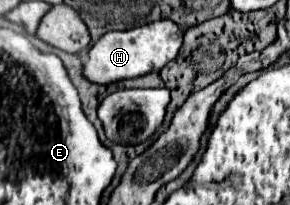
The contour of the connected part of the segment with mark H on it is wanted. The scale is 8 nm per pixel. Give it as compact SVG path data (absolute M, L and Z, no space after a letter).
M160 20L154 24L144 24L124 32L106 32L90 50L88 60L82 64L82 74L92 84L112 84L126 78L144 76L148 72L164 68L176 58L182 46L182 30L170 20Z

